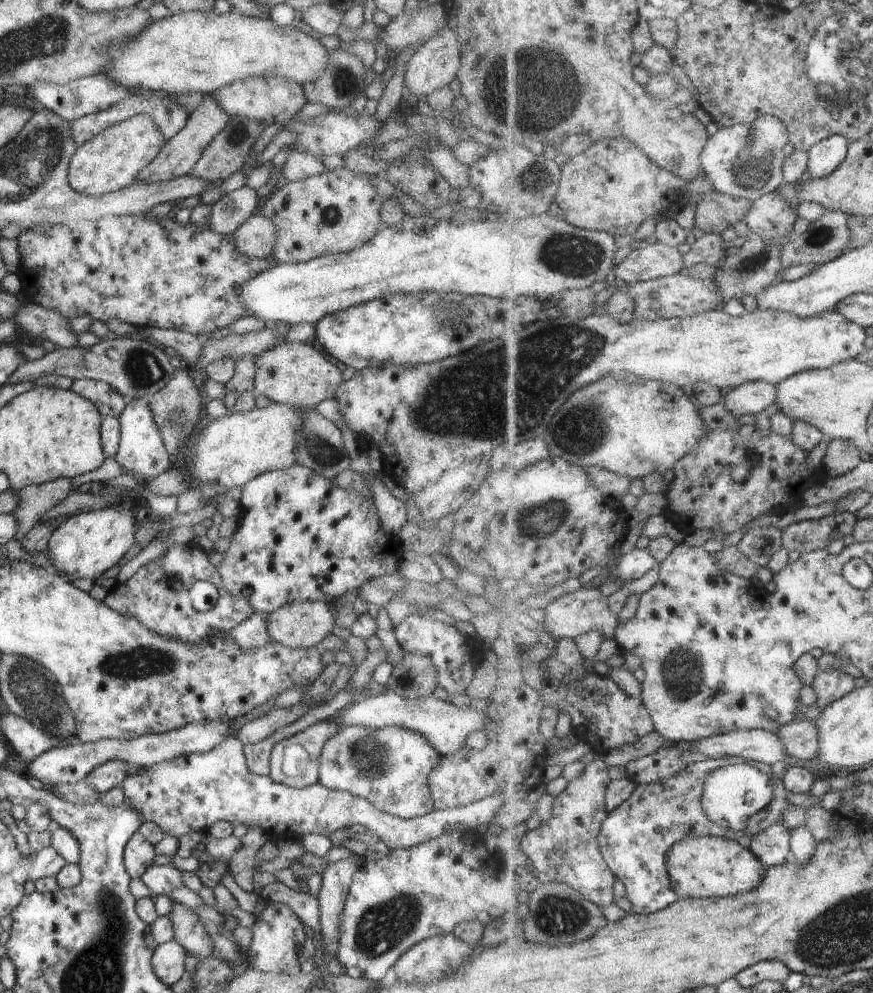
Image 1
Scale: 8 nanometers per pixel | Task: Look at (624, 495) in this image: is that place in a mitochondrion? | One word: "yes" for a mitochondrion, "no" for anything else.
no

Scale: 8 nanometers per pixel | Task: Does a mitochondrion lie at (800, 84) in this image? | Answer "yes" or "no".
no

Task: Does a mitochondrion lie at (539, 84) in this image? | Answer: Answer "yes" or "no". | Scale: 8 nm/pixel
yes

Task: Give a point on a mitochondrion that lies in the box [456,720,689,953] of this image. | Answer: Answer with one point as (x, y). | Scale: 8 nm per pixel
(560, 916)

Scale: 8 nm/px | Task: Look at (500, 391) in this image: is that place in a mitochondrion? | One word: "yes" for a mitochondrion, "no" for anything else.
yes

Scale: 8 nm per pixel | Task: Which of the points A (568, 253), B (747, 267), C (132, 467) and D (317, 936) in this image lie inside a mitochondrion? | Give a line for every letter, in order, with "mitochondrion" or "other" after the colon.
A: mitochondrion
B: mitochondrion
C: other
D: other

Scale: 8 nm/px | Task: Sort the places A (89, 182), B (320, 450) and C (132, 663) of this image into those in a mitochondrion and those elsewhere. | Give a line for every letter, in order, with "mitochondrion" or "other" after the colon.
A: other
B: mitochondrion
C: mitochondrion

